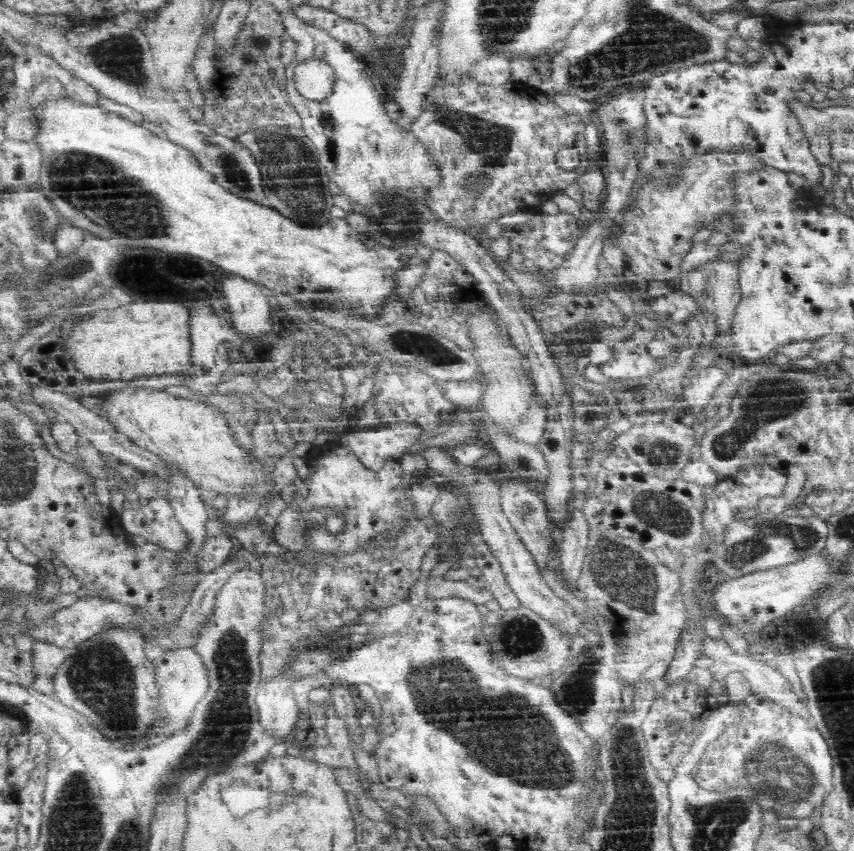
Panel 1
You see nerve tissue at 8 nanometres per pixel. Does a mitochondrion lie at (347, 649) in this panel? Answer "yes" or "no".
no

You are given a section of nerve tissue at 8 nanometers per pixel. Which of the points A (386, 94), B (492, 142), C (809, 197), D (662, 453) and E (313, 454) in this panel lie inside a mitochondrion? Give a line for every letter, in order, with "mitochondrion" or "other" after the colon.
A: other
B: mitochondrion
C: other
D: mitochondrion
E: other

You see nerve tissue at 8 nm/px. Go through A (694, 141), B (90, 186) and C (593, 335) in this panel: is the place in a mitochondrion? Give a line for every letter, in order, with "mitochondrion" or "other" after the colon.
A: other
B: mitochondrion
C: other

